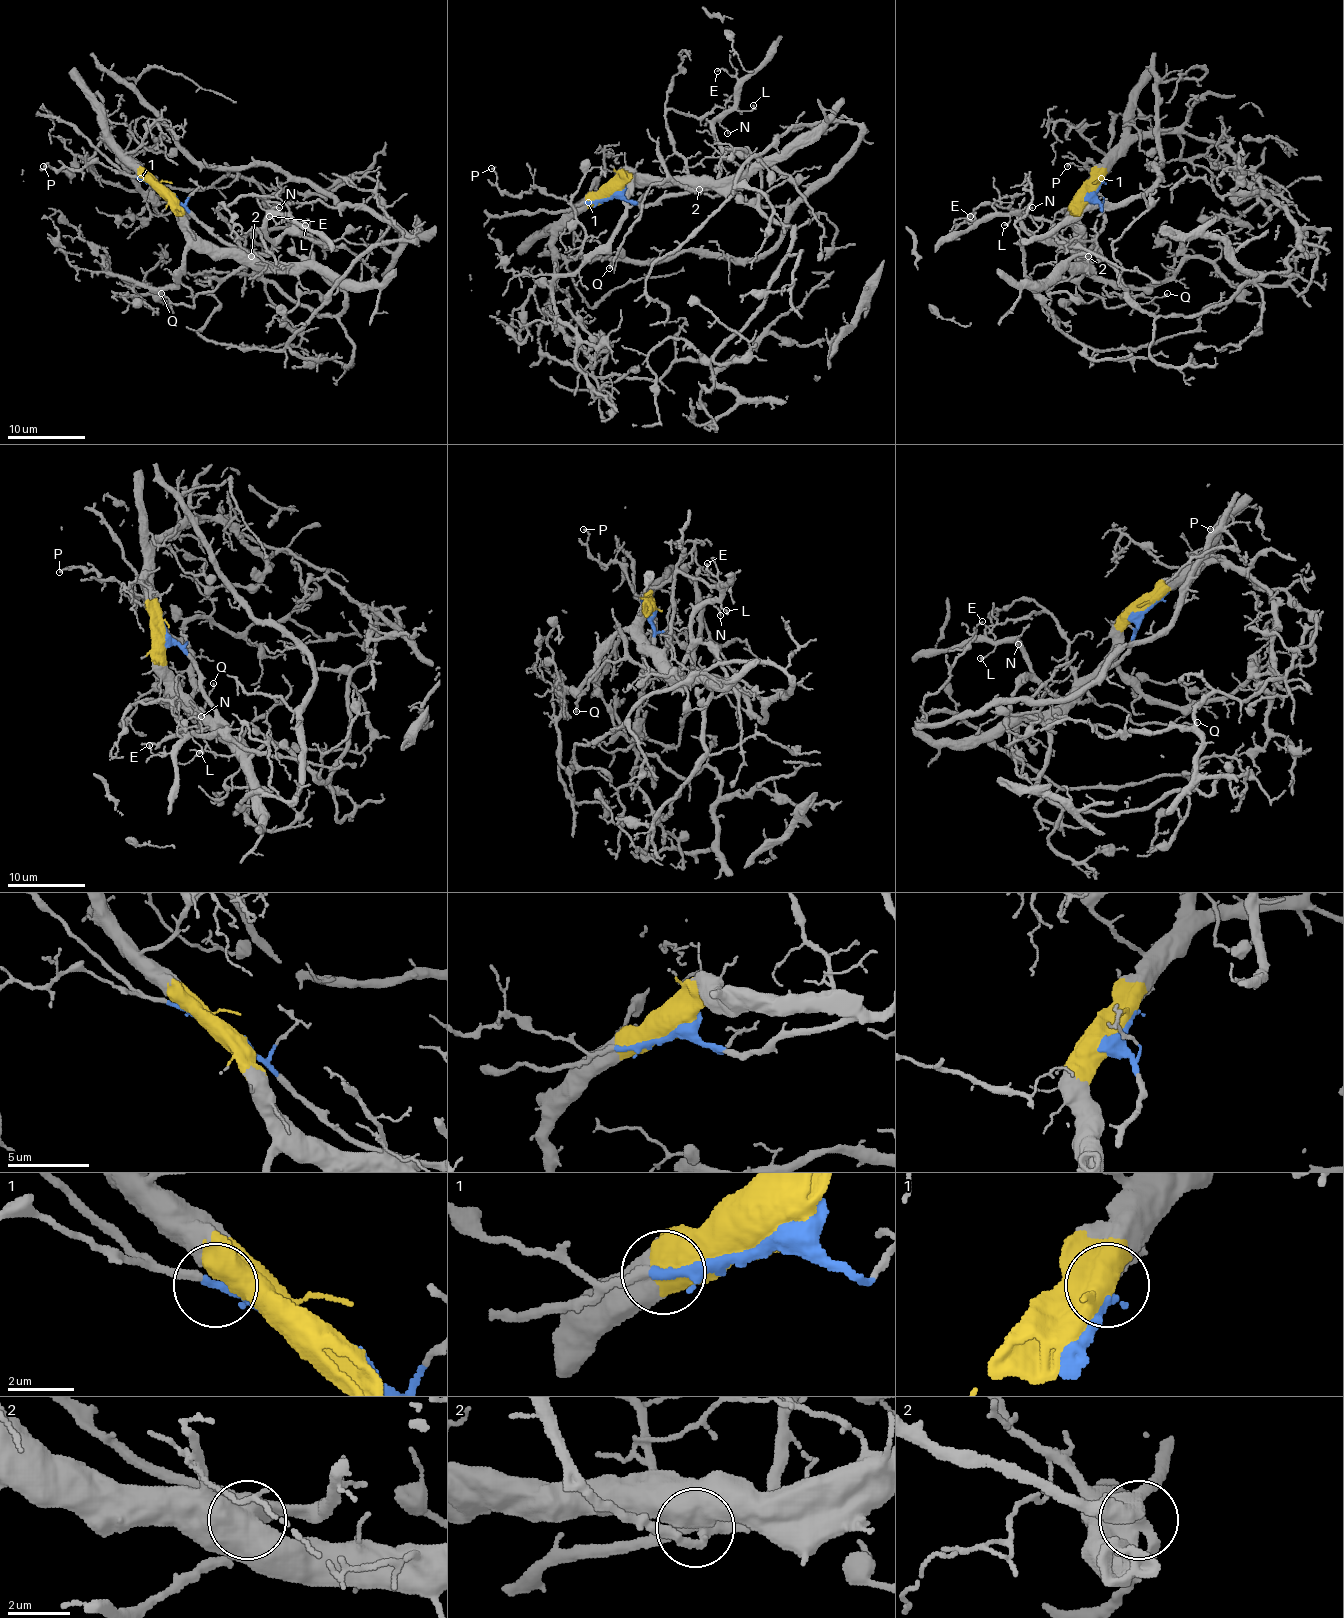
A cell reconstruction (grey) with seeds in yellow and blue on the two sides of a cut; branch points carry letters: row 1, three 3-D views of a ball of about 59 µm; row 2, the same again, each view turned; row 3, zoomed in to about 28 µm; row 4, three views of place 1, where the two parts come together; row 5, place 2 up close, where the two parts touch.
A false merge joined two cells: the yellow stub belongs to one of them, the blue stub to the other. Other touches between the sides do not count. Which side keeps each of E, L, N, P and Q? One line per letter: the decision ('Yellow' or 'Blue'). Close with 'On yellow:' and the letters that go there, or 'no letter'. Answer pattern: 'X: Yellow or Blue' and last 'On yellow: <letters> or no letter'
E: Blue
L: Blue
N: Blue
P: Blue
Q: Blue
On yellow: no letter

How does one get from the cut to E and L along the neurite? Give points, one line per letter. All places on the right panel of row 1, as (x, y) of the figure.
E: (1094, 192), (1099, 202), (1103, 227), (1084, 252), (1041, 242), (1016, 215), (987, 215), (969, 223), (969, 215)
L: (1094, 192), (1099, 202), (1103, 227), (1084, 252), (1041, 242), (1016, 215), (1008, 215), (1010, 221), (1004, 225)

